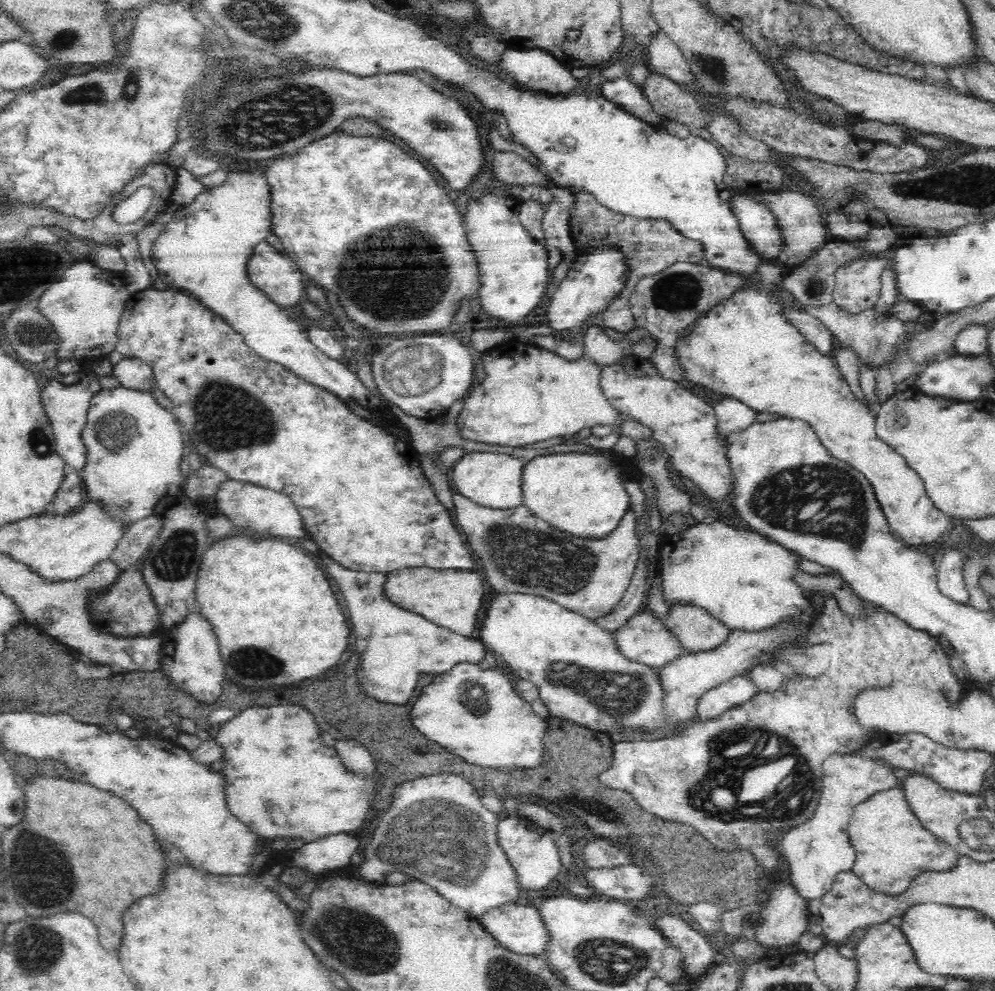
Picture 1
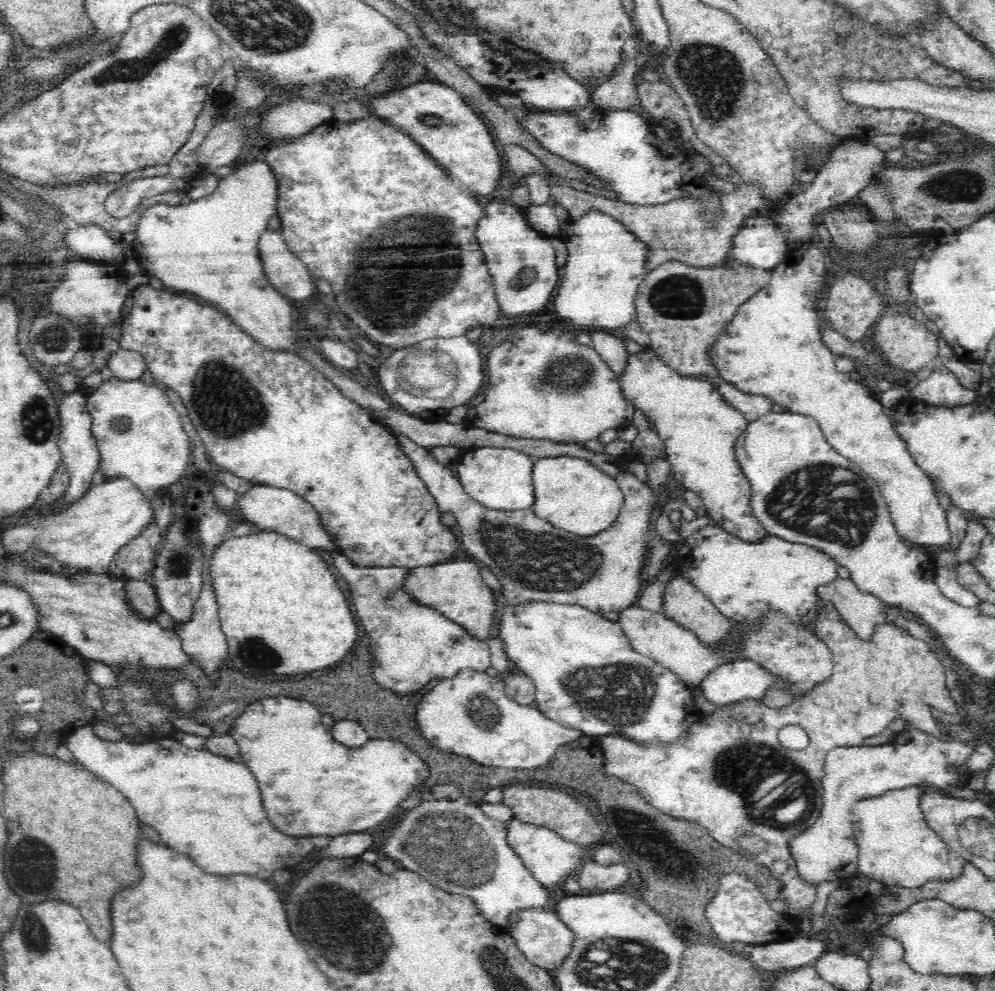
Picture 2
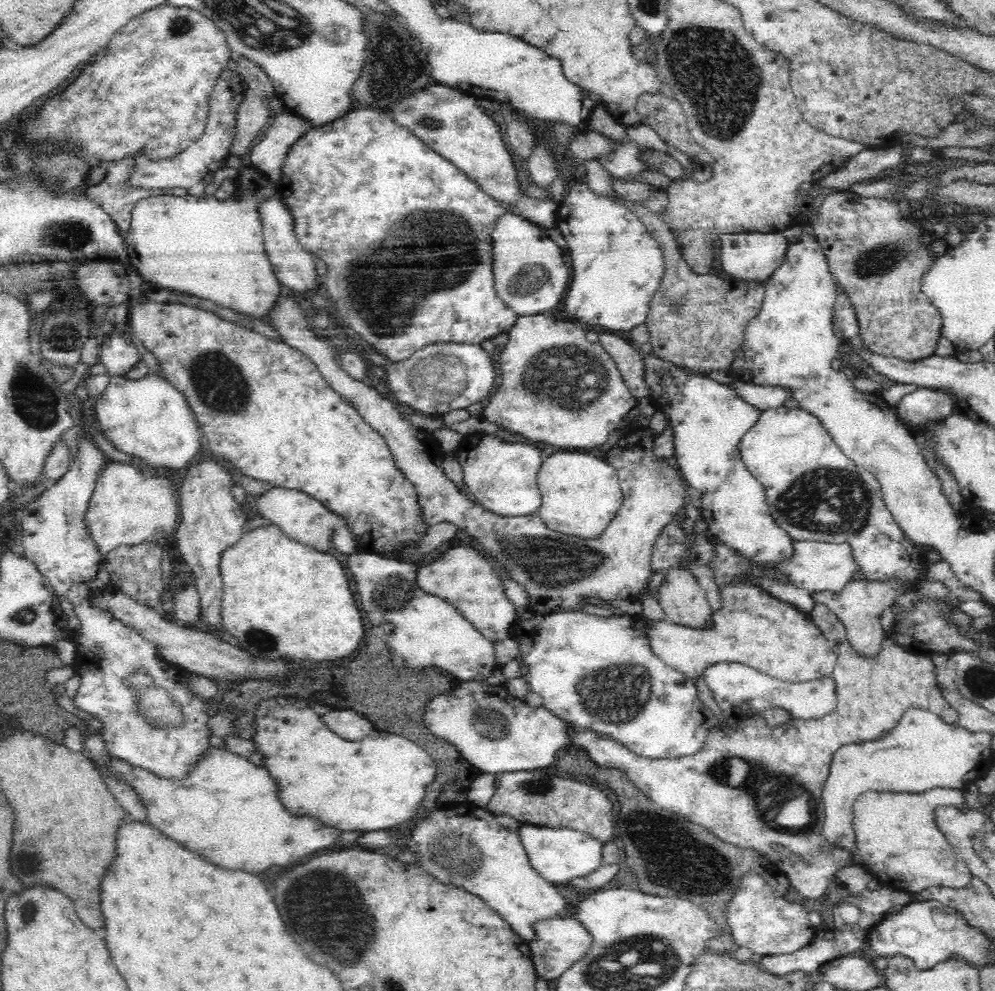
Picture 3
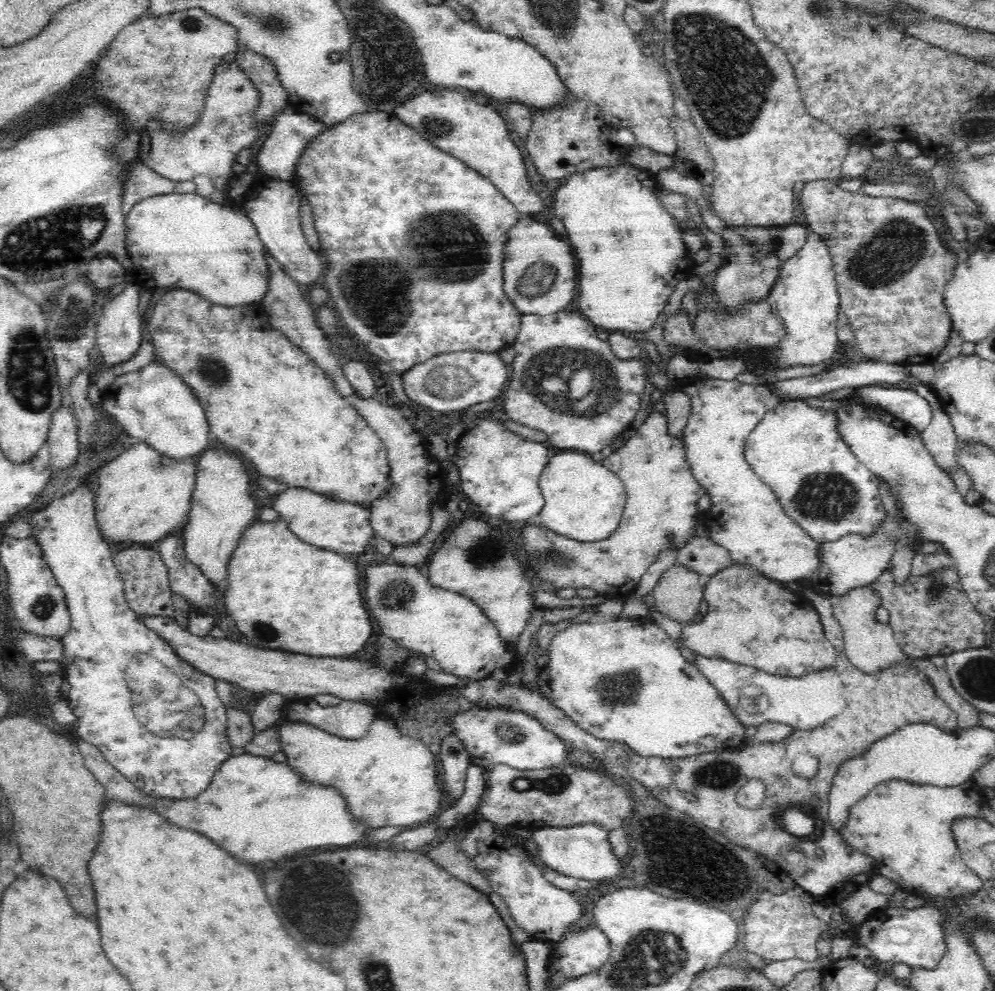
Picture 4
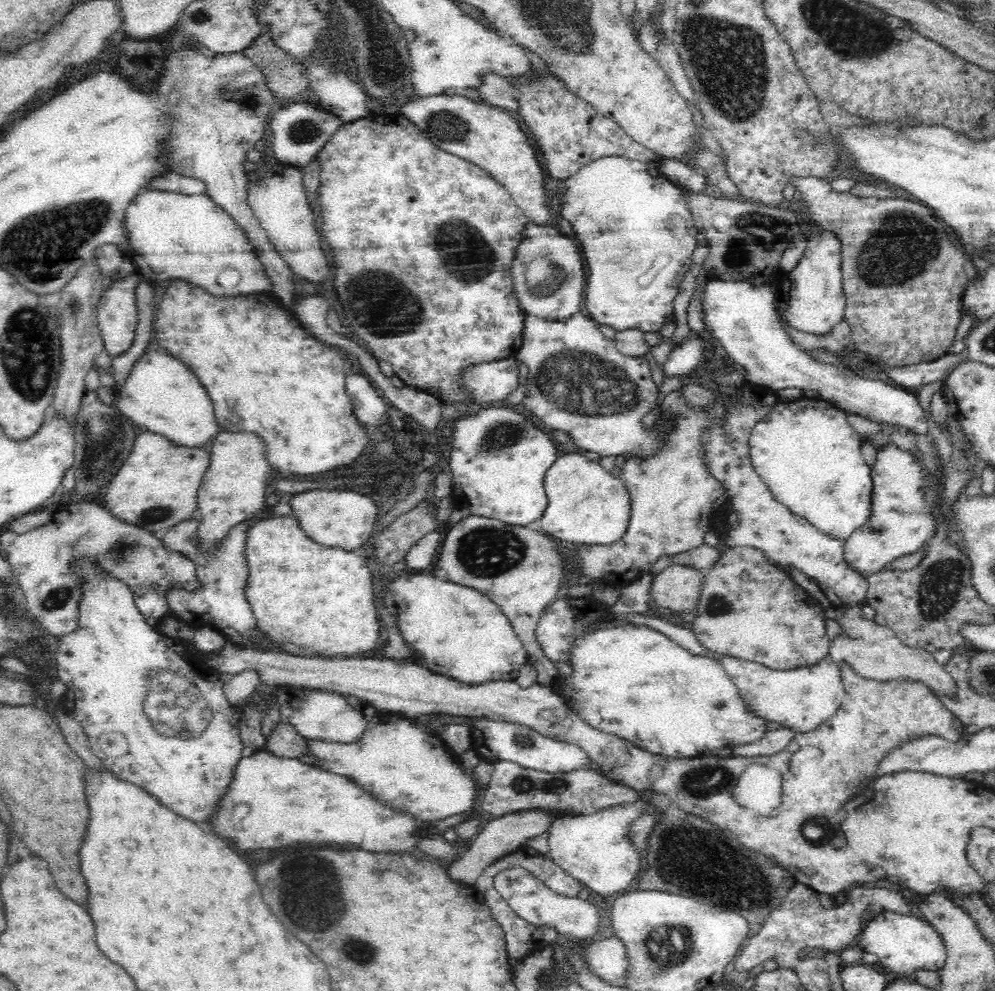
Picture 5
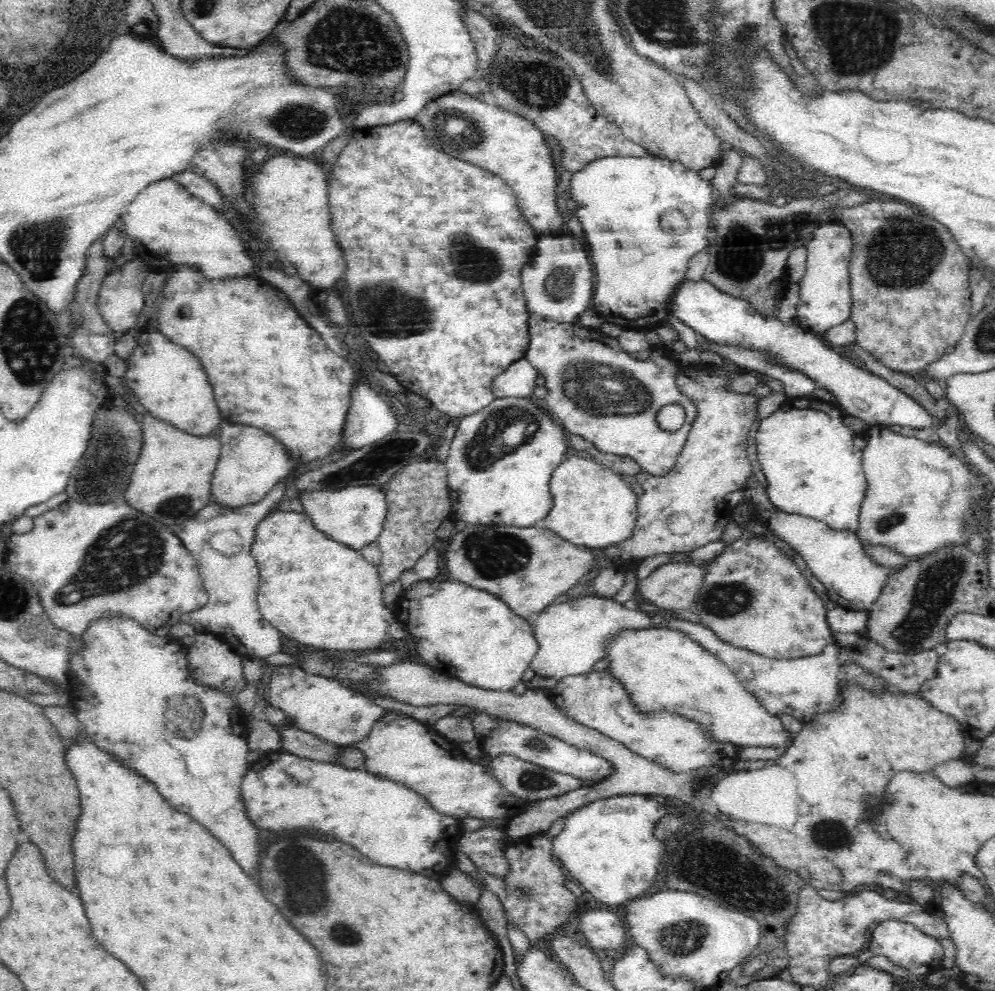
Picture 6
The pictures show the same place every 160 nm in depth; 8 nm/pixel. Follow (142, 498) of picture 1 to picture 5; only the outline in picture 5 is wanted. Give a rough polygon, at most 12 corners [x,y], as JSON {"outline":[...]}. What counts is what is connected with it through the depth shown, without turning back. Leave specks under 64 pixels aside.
{"outline":[[157,345],[112,406],[182,447],[219,433],[196,374]]}

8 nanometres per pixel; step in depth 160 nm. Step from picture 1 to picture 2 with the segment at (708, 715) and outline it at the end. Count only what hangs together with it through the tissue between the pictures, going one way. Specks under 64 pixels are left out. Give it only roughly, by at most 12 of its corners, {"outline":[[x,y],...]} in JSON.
{"outline":[[757,662],[717,666],[699,687],[723,707],[761,700],[780,680]]}

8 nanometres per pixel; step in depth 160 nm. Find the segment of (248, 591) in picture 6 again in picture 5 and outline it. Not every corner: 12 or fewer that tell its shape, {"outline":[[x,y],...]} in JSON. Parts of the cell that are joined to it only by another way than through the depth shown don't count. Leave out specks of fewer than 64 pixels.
{"outline":[[200,518],[161,535],[196,563],[202,588],[172,588],[171,615],[197,630],[252,644],[246,600],[248,521],[213,553],[198,549]]}

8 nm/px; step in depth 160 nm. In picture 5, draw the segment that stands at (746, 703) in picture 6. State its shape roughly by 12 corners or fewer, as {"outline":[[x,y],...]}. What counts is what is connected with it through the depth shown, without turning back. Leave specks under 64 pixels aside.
{"outline":[[618,623],[551,688],[652,754],[758,742],[718,659]]}

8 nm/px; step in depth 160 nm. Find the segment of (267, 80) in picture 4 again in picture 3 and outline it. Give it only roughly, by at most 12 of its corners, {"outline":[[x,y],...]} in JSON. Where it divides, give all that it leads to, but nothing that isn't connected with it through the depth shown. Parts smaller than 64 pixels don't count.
{"outline":[[236,57],[246,98],[228,154],[239,157],[266,128],[274,87],[258,63]]}

